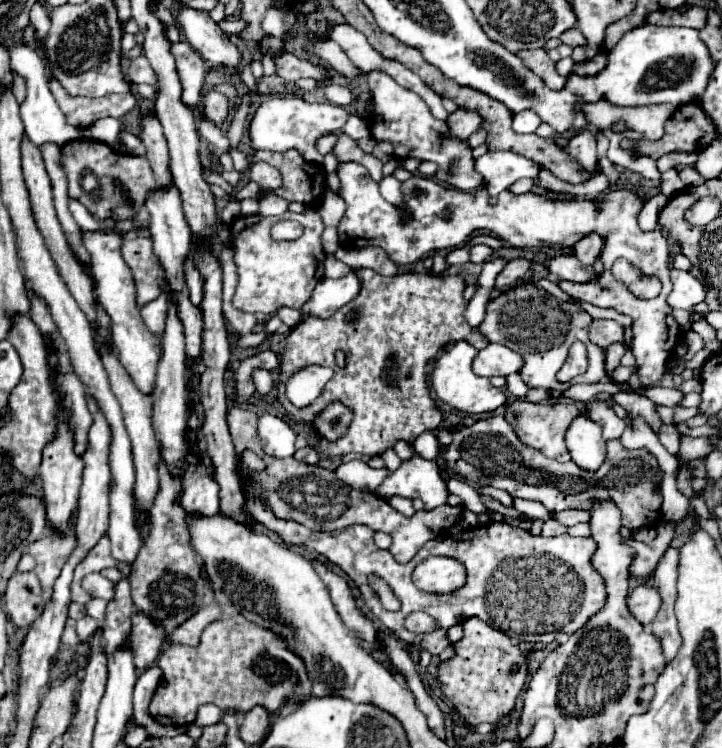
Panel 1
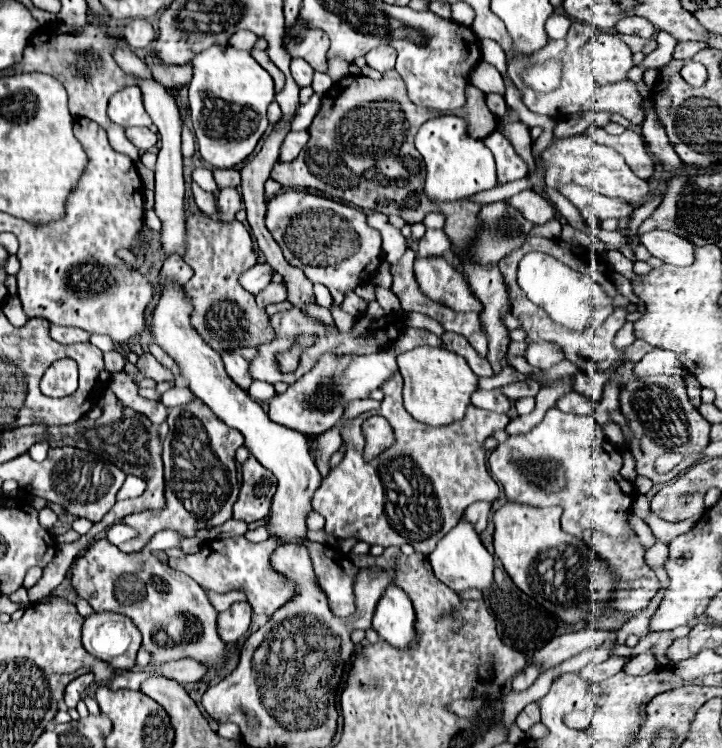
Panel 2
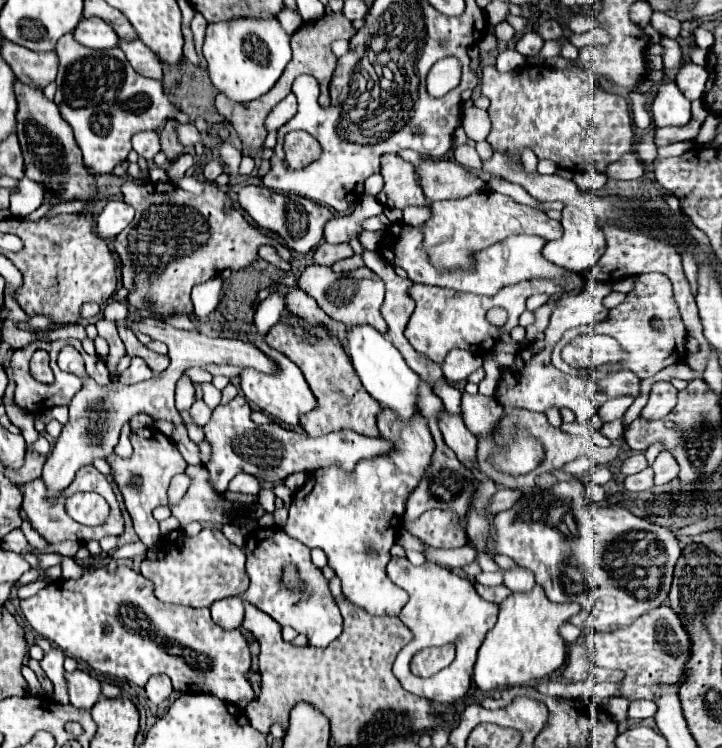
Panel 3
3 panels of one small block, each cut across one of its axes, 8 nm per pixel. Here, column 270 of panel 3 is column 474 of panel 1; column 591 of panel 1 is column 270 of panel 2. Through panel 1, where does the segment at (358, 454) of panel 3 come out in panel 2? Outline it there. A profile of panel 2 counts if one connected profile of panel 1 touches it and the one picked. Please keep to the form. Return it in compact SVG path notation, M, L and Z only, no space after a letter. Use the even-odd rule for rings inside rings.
M248 458L242 466L244 484L234 504L234 518L254 522L268 516L272 498L276 494L277 480L270 470L260 466L256 458Z

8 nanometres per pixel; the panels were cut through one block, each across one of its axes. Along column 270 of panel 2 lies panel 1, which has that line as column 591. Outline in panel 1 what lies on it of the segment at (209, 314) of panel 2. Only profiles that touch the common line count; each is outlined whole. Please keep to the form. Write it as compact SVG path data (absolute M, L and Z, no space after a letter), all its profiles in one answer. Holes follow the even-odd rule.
M594 320L590 326L590 340L600 346L610 346L612 342L624 340L624 326L614 320Z

